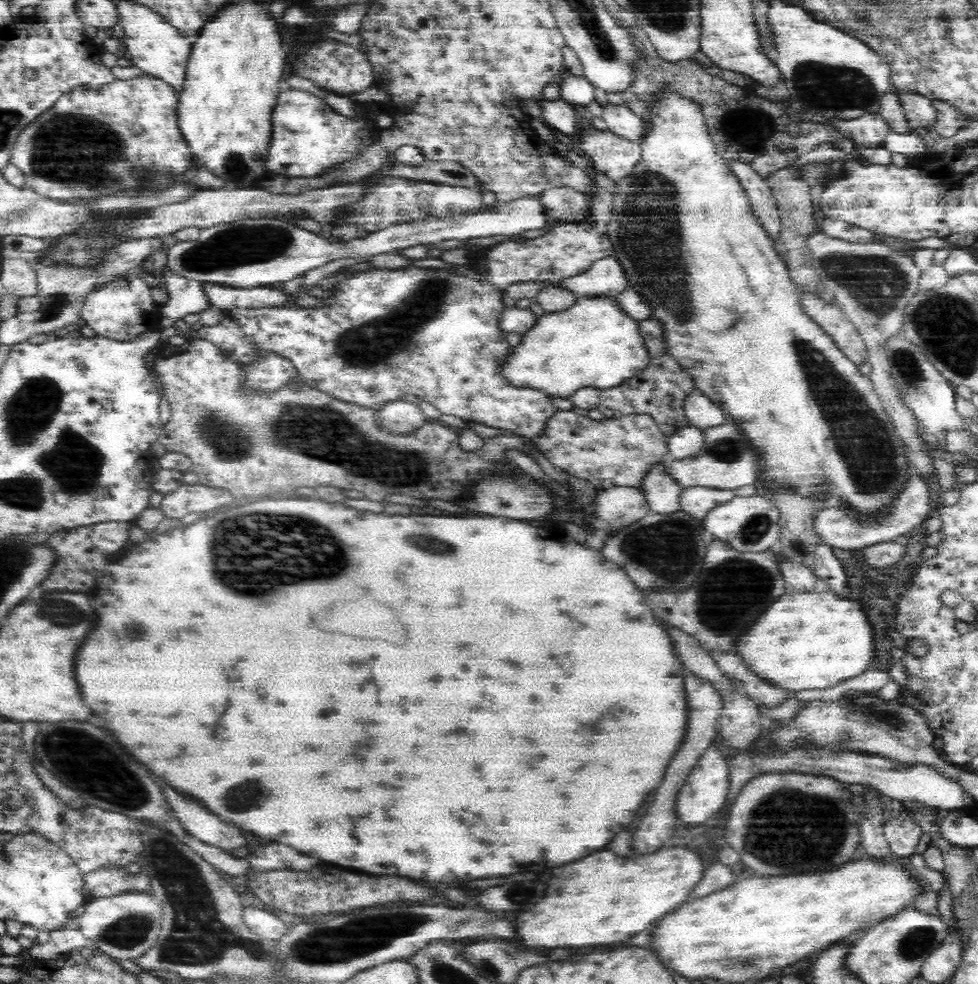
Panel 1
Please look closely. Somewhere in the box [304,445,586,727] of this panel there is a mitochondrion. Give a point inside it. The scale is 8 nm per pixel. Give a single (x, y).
(429, 540)

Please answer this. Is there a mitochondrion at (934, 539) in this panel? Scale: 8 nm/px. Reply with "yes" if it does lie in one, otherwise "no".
no

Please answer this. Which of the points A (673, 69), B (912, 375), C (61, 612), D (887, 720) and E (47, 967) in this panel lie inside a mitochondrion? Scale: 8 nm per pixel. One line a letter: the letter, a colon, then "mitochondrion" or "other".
A: other
B: mitochondrion
C: mitochondrion
D: mitochondrion
E: other

